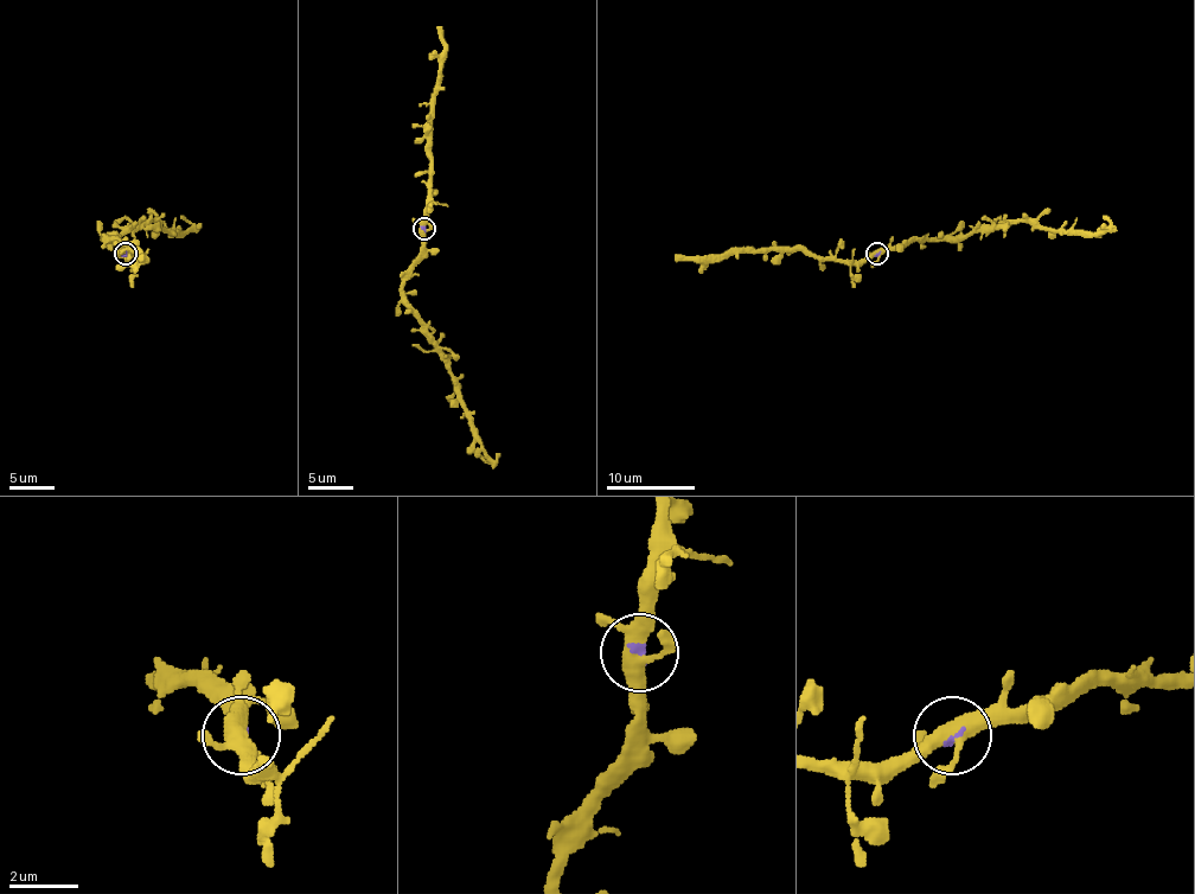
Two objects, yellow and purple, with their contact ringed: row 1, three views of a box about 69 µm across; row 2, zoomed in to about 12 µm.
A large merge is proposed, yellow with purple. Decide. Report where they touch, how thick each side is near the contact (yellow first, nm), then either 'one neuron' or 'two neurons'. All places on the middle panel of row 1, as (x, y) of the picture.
(423, 229) | 400/100 nm | one neuron

